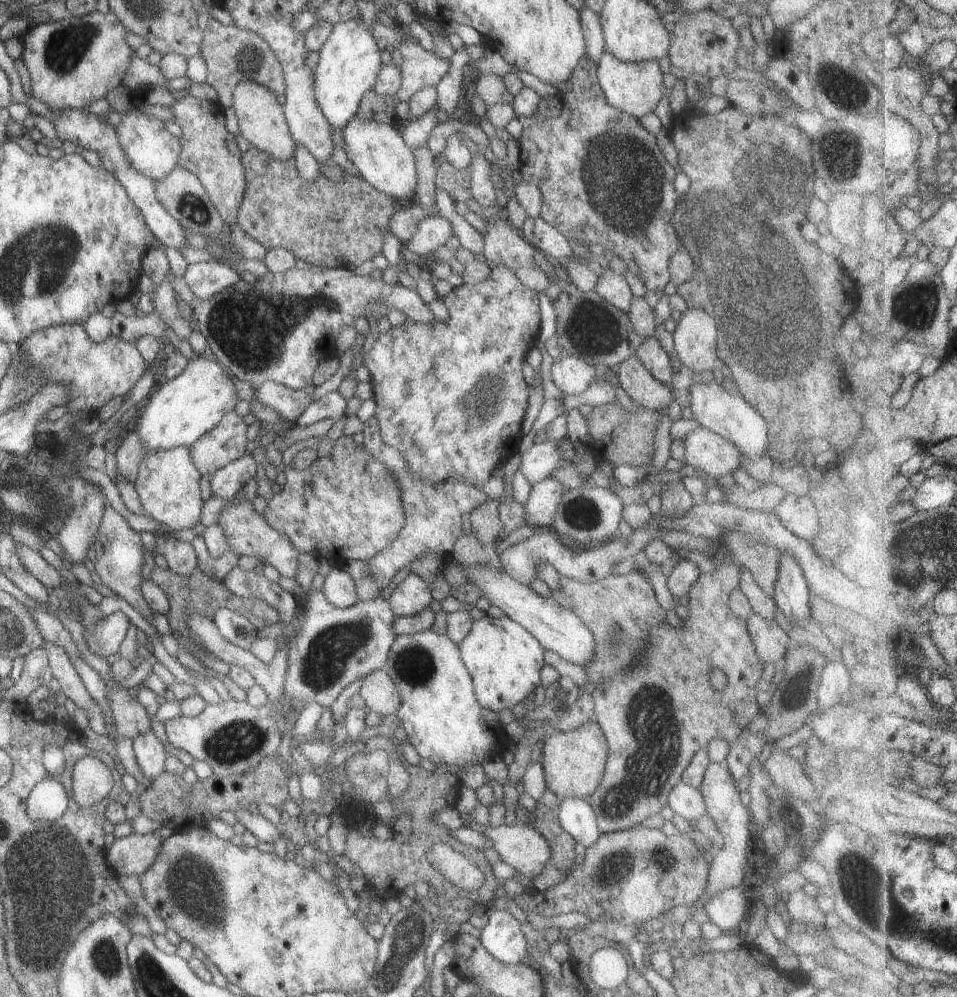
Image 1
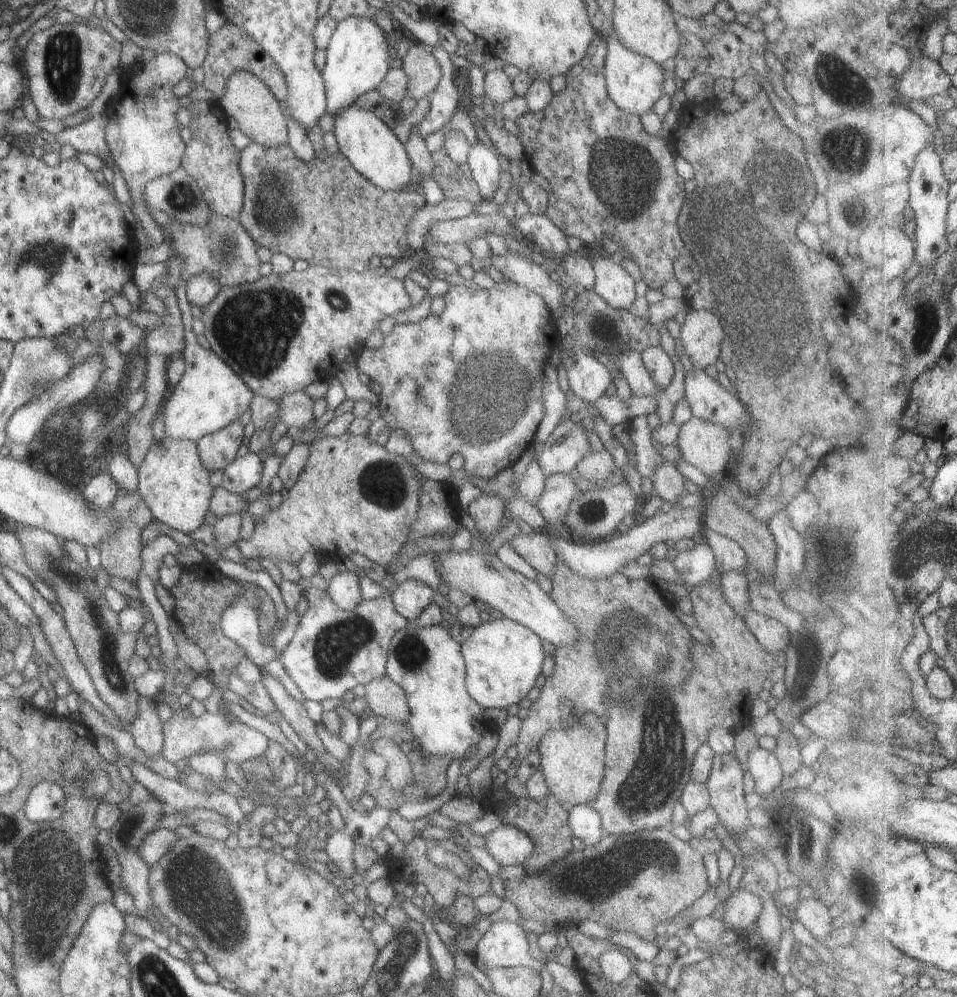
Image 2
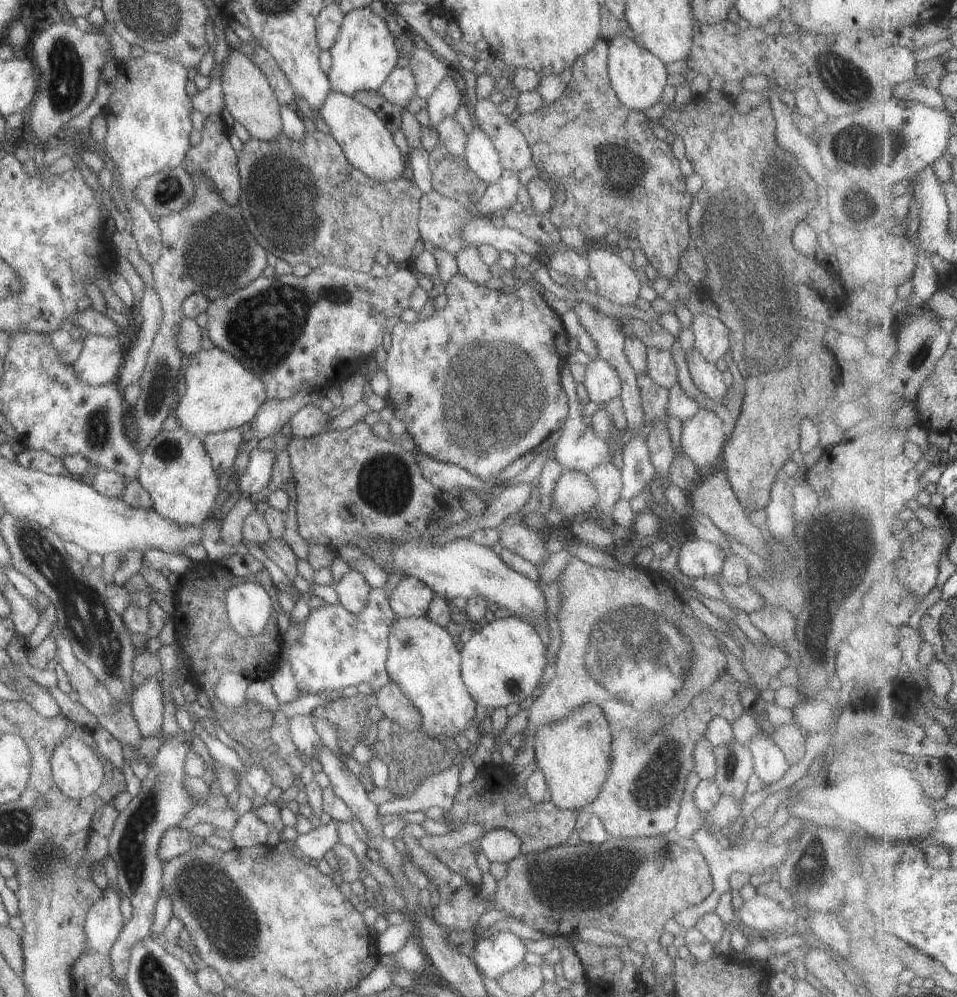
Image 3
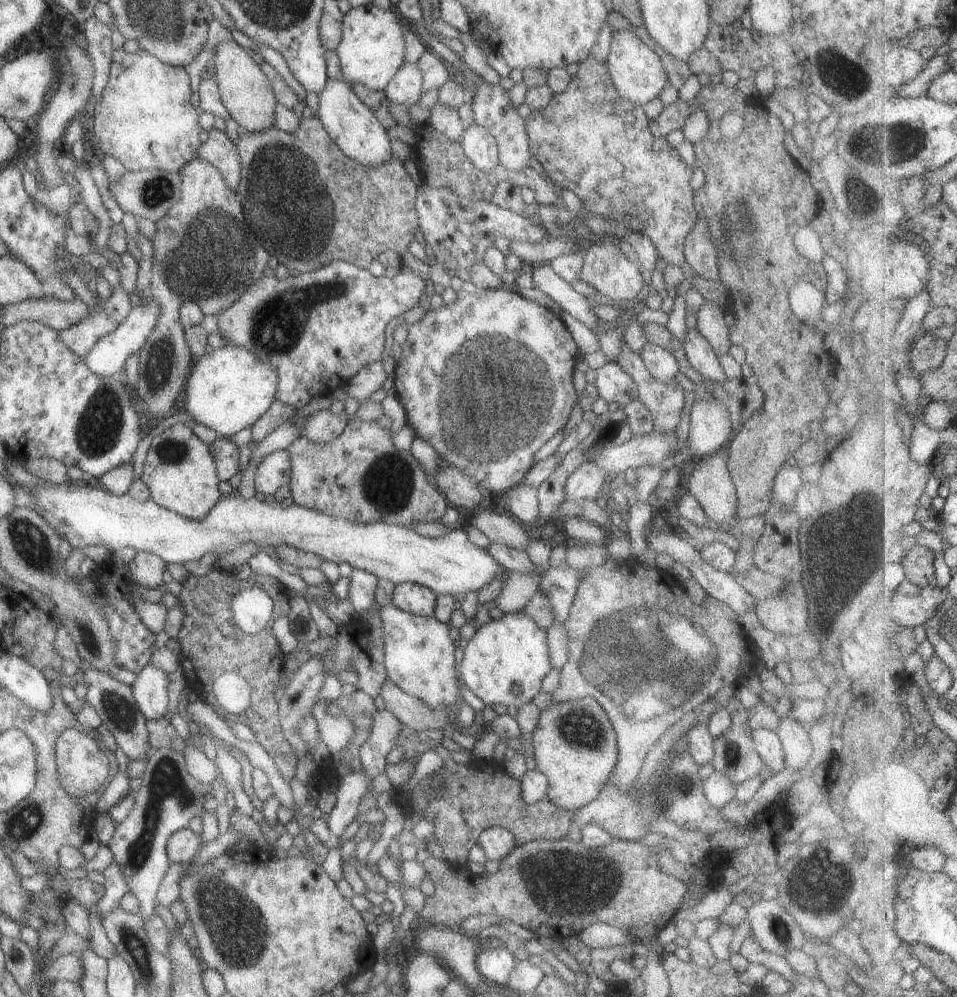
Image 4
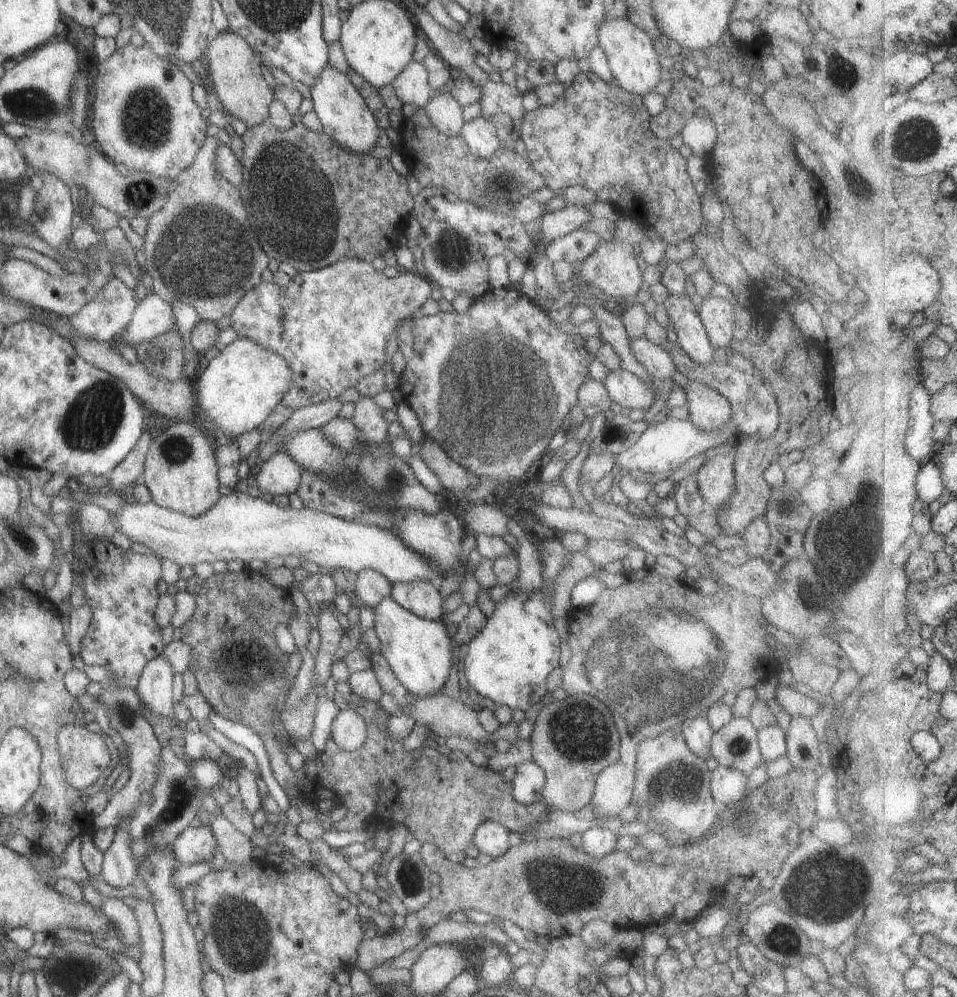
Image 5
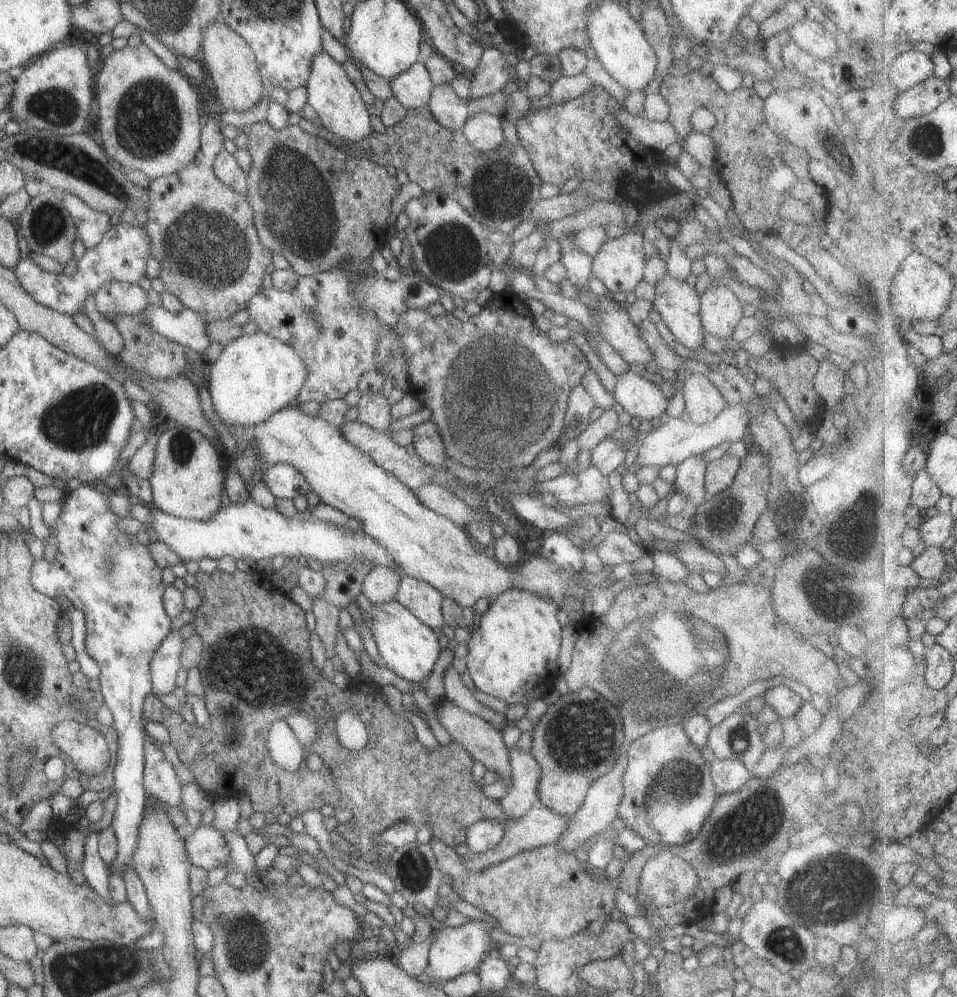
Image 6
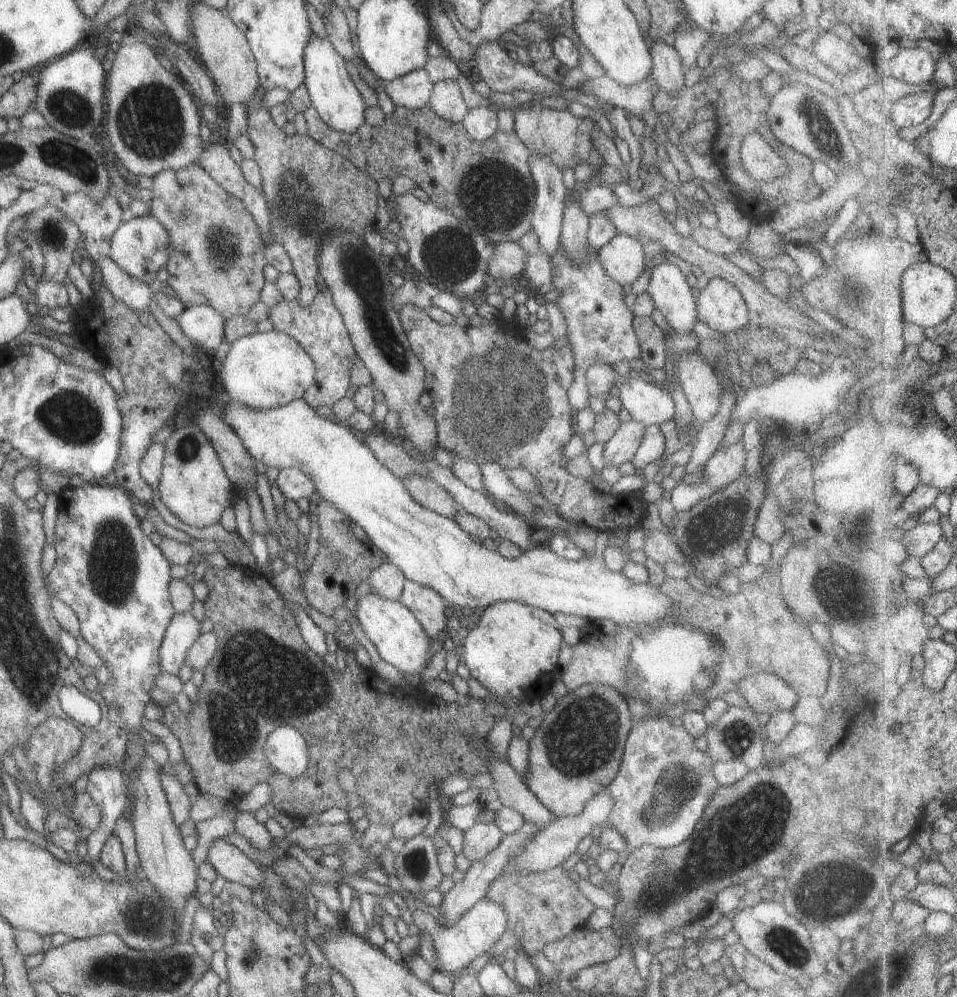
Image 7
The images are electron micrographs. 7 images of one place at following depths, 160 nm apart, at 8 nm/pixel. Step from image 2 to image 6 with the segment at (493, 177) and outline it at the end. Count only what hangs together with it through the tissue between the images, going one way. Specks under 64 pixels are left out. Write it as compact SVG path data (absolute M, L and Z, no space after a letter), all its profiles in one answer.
M478 112L467 117L460 131L465 140L478 152L497 148L504 139L499 116Z

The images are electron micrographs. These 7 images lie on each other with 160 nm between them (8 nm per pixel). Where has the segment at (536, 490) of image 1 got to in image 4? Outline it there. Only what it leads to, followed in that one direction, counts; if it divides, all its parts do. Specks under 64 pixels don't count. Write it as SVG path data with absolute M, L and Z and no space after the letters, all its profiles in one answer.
M584 461L563 482L563 498L567 502L593 502L607 483L607 474L593 462Z

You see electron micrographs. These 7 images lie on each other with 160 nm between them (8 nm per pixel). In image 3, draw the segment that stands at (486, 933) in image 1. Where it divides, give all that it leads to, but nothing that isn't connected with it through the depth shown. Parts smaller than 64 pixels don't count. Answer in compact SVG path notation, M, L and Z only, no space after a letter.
M495 932L493 939L476 938L470 959L482 977L494 978L523 962L523 941L511 932Z

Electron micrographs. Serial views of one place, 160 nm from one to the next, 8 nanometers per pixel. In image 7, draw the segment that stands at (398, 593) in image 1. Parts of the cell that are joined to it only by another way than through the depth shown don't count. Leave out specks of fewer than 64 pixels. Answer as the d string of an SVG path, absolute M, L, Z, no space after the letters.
M406 580L398 601L411 611L429 638L434 638L446 625L443 610L448 605L431 588Z

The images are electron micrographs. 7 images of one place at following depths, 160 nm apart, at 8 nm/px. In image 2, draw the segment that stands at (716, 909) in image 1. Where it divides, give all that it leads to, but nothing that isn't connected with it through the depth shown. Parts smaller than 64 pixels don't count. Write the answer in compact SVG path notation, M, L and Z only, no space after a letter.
M741 889L731 890L725 899L723 922L736 932L751 929L761 909L762 902L756 894Z

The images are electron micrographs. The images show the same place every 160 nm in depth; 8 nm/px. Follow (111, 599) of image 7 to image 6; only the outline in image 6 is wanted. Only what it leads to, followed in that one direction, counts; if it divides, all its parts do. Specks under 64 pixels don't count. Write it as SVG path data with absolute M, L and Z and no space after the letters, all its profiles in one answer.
M81 484L78 488L63 496L61 512L51 528L56 545L55 560L34 560L28 574L30 585L41 594L52 599L67 598L73 609L78 608L84 614L85 652L97 663L100 693L103 704L112 716L111 728L117 735L116 762L113 767L113 792L116 803L111 817L110 827L116 840L116 855L109 865L109 872L119 875L131 867L130 858L136 845L136 836L141 817L144 814L147 794L142 785L144 767L144 720L142 704L151 693L151 681L148 664L154 650L170 631L171 619L165 614L162 605L162 592L165 585L161 582L161 570L153 560L149 550L140 544L135 535L125 533L117 527L118 517L109 509L109 490L100 489L92 484Z

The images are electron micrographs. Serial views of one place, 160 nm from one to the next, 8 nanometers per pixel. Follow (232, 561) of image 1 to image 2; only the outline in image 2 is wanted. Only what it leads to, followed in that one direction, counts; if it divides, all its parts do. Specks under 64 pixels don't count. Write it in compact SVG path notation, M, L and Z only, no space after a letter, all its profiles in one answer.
M345 432L336 437L319 437L307 445L309 454L293 486L288 488L287 498L254 524L253 533L247 540L236 540L242 558L269 557L273 561L295 565L303 554L323 550L323 546L329 548L331 542L335 554L341 559L359 553L371 562L387 567L406 542L409 525L416 516L420 487L417 472L402 456L391 454L365 435Z

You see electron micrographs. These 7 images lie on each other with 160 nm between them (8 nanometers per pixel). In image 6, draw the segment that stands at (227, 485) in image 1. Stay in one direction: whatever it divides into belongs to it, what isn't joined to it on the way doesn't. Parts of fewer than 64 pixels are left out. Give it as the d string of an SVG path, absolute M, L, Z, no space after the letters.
M277 463L266 465L261 480L276 499L291 499L303 496L310 488L307 481L292 466Z

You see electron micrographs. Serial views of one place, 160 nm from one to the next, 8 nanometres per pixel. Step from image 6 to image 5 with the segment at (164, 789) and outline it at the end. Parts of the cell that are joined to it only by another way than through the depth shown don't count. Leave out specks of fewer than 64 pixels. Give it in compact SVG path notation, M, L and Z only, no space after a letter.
M102 685L97 700L109 718L110 727L121 736L125 750L127 750L127 767L130 773L127 782L114 795L108 797L103 811L92 817L92 826L95 830L115 827L119 820L121 820L121 817L131 816L132 810L139 804L138 800L141 792L149 792L156 781L161 750L151 725L142 715L143 708L137 693L132 687Z

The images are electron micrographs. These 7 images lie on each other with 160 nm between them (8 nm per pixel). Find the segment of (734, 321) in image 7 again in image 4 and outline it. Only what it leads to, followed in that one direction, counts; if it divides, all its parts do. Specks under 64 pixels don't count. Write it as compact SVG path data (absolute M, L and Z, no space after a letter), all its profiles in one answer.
M705 301L694 314L697 317L697 333L709 344L715 356L727 354L731 346L729 329L723 321L724 311L714 302Z

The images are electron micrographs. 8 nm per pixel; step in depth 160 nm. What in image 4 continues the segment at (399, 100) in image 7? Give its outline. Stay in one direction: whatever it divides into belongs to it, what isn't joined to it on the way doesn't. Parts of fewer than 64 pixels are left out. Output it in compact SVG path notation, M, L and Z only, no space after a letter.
M404 62L382 91L390 103L410 107L421 96L421 80L421 72L415 63Z

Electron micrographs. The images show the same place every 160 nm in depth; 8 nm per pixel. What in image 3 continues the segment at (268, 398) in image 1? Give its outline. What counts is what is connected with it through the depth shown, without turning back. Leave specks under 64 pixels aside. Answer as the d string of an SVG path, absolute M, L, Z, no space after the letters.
M307 403L293 412L293 416L288 420L288 423L293 436L302 439L323 433L330 420L315 403Z

